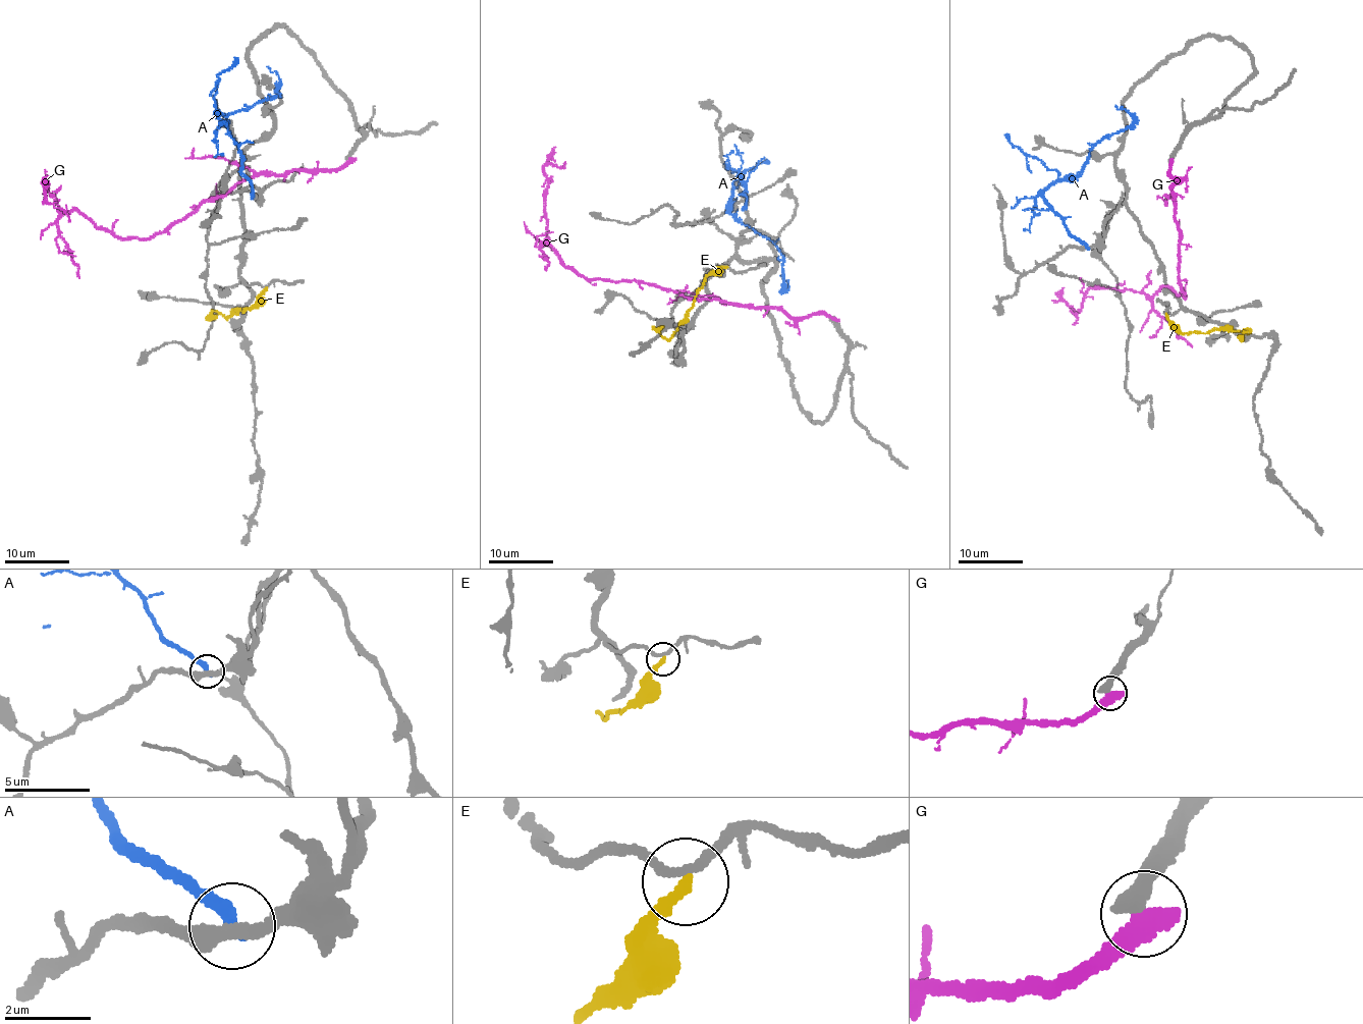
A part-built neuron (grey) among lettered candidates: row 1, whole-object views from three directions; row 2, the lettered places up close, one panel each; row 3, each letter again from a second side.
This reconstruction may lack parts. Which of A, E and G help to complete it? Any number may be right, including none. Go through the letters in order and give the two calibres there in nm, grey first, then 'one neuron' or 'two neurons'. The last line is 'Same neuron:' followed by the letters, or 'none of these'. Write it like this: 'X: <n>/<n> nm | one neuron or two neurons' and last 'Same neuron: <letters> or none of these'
A: 360/360 nm | two neurons
E: 200/240 nm | two neurons
G: 480/440 nm | two neurons
Same neuron: none of these

